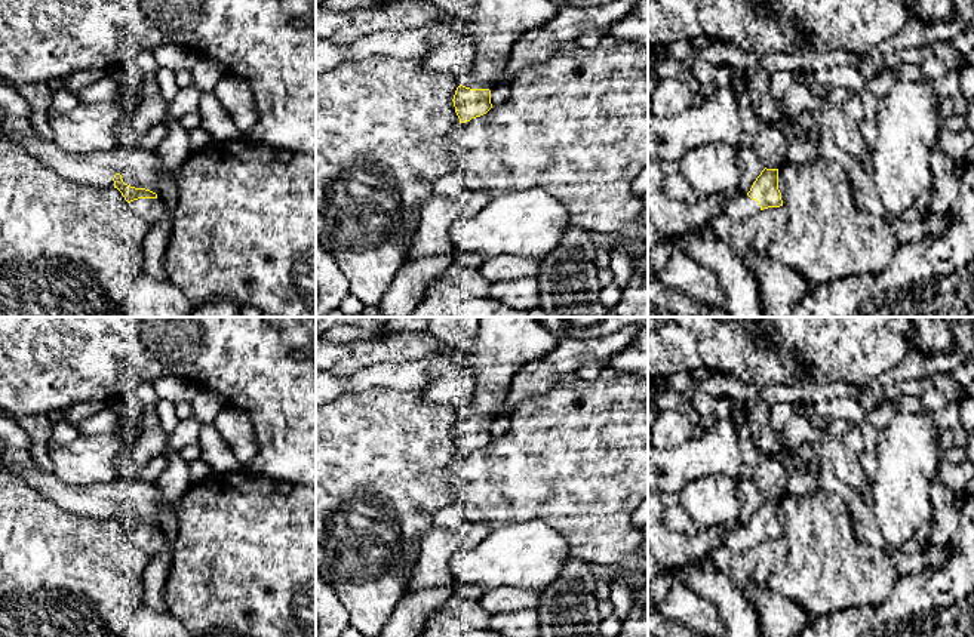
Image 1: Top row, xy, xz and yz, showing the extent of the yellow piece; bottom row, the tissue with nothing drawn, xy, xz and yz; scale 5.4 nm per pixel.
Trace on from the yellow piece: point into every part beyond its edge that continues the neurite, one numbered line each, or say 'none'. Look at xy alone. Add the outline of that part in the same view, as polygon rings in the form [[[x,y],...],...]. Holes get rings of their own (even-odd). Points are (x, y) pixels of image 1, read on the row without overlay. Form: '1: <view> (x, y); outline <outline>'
1: xy (153, 542); outline [[[159,529],[133,532],[130,533],[130,539],[148,557],[156,557],[170,551],[170,544]]]

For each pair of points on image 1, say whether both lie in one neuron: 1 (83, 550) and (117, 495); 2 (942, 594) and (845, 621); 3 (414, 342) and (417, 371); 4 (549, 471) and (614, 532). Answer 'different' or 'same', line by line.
1: different
2: same
3: different
4: same

